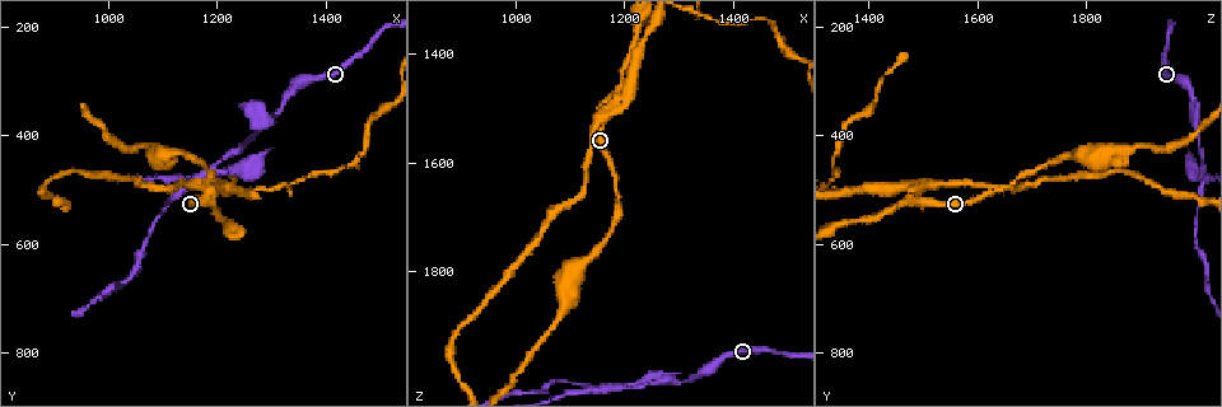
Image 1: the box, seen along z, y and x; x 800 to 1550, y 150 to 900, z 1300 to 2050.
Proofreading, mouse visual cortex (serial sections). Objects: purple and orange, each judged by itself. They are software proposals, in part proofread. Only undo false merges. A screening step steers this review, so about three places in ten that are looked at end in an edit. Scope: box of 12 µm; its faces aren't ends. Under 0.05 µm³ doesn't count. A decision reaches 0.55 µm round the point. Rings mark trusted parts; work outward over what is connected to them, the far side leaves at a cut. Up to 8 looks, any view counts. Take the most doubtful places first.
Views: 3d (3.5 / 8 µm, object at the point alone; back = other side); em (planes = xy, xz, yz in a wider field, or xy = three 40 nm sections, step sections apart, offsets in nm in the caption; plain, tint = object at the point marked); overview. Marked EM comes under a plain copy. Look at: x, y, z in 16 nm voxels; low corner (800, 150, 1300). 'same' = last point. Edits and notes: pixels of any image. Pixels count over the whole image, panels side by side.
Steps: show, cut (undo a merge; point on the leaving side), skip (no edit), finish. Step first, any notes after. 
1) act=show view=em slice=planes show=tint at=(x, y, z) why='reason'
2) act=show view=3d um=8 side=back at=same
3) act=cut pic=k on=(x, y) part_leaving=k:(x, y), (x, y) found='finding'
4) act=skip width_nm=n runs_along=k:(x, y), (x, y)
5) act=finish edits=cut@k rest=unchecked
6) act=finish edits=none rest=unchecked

act=show view=3d um=3.5 at=(1295, 370, 2005) why='calibre changes'

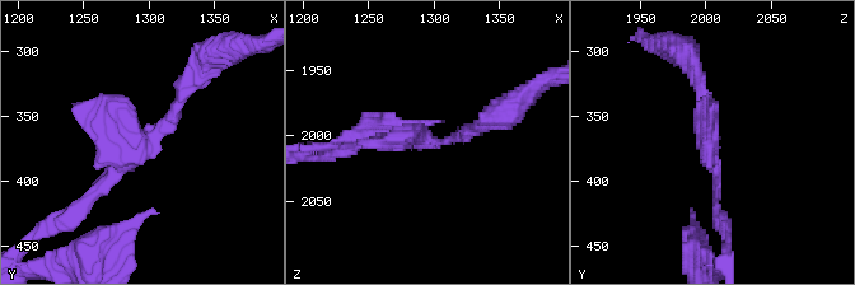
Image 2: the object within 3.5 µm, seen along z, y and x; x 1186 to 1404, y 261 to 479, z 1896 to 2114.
act=show view=em slice=xy step=3 show=tint at=(1294, 368, 2004)

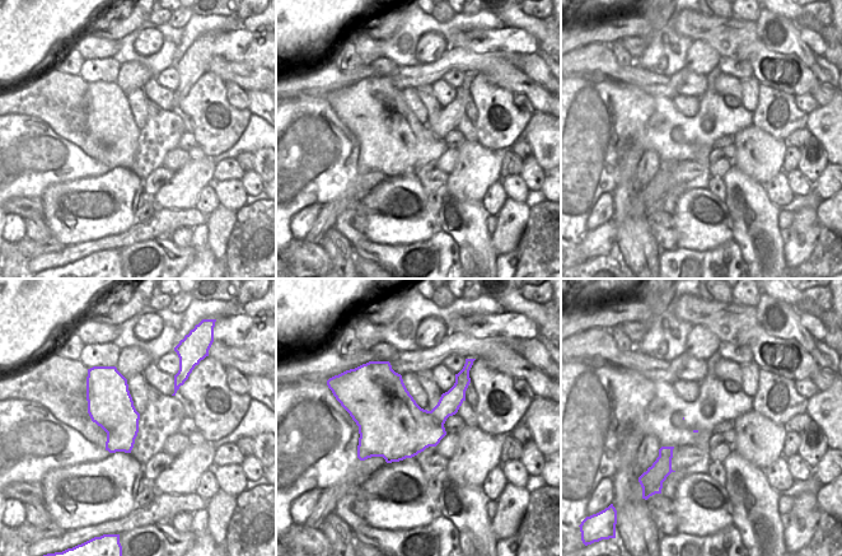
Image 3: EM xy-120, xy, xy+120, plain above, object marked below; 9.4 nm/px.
act=skip width_nm=600 runs_along=2:(191, 80), (172, 120), (78, 205) found='one cell here'

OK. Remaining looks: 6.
act=show view=3d um=3.5 at=(1215, 465, 2010)

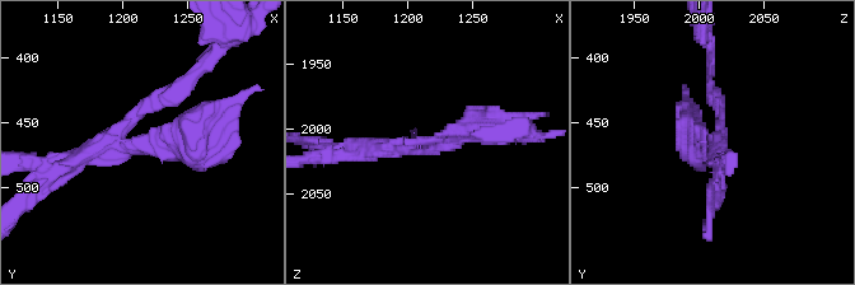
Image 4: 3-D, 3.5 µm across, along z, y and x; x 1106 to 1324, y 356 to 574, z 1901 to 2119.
act=show view=em slice=xy step=3 show=tint at=(1222, 468, 2008) arms=3 arm_widths_nm=150,250,300

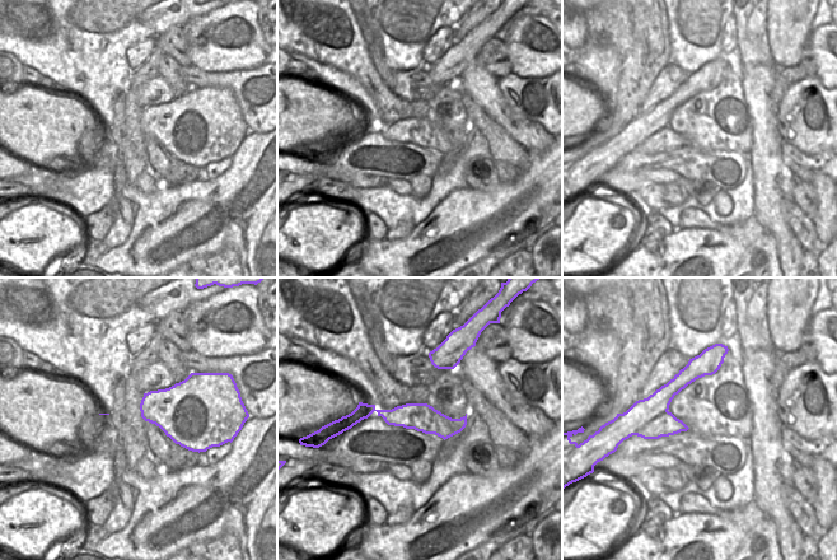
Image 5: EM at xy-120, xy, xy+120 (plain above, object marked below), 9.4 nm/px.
act=cut pic=4 on=(162, 141) width_nm=260 border=5:(667, 410), (643, 428) found='a second cell is stuck on'

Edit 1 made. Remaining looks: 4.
act=show view=3d um=3.5 at=(1180, 515, 1485) why='a narrow waist'

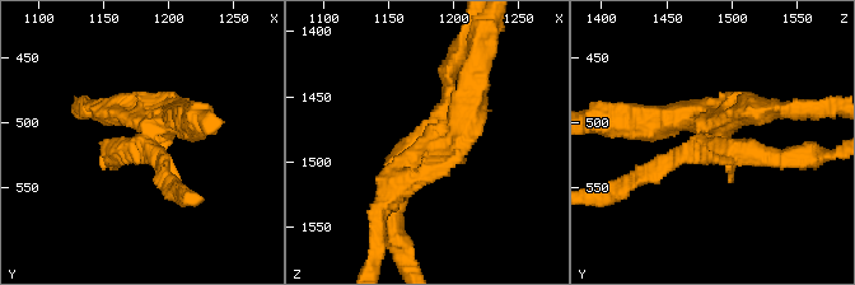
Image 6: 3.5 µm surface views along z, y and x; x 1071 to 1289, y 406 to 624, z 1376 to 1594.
act=show view=em slice=xy step=1 show=tint at=(1176, 518, 1480) why='now the EM'

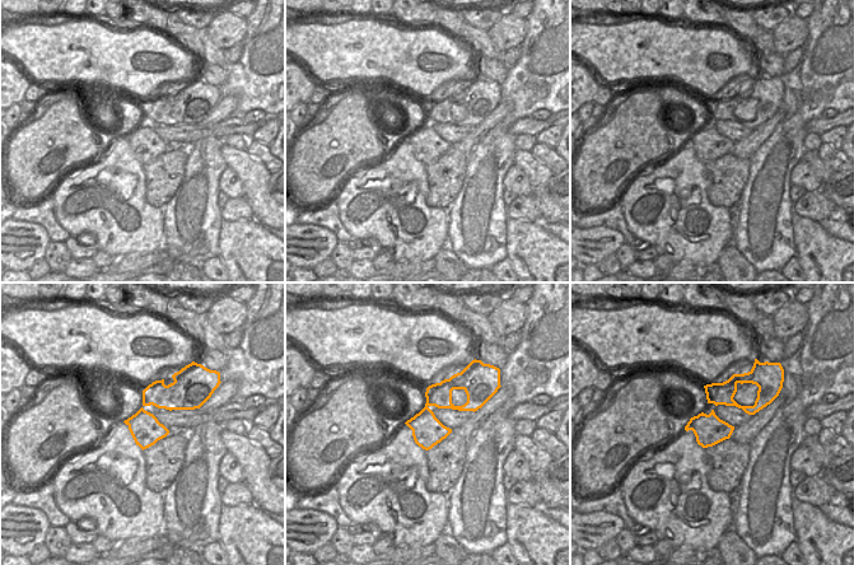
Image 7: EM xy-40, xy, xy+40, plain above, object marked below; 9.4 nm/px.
act=cut pic=6 on=(467, 143) part_leaving=6:(708, 130), (743, 110), (802, 106) found='two cells meet here'

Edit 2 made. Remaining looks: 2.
act=finish edits=cut@4,cut@6 rest=unchecked

